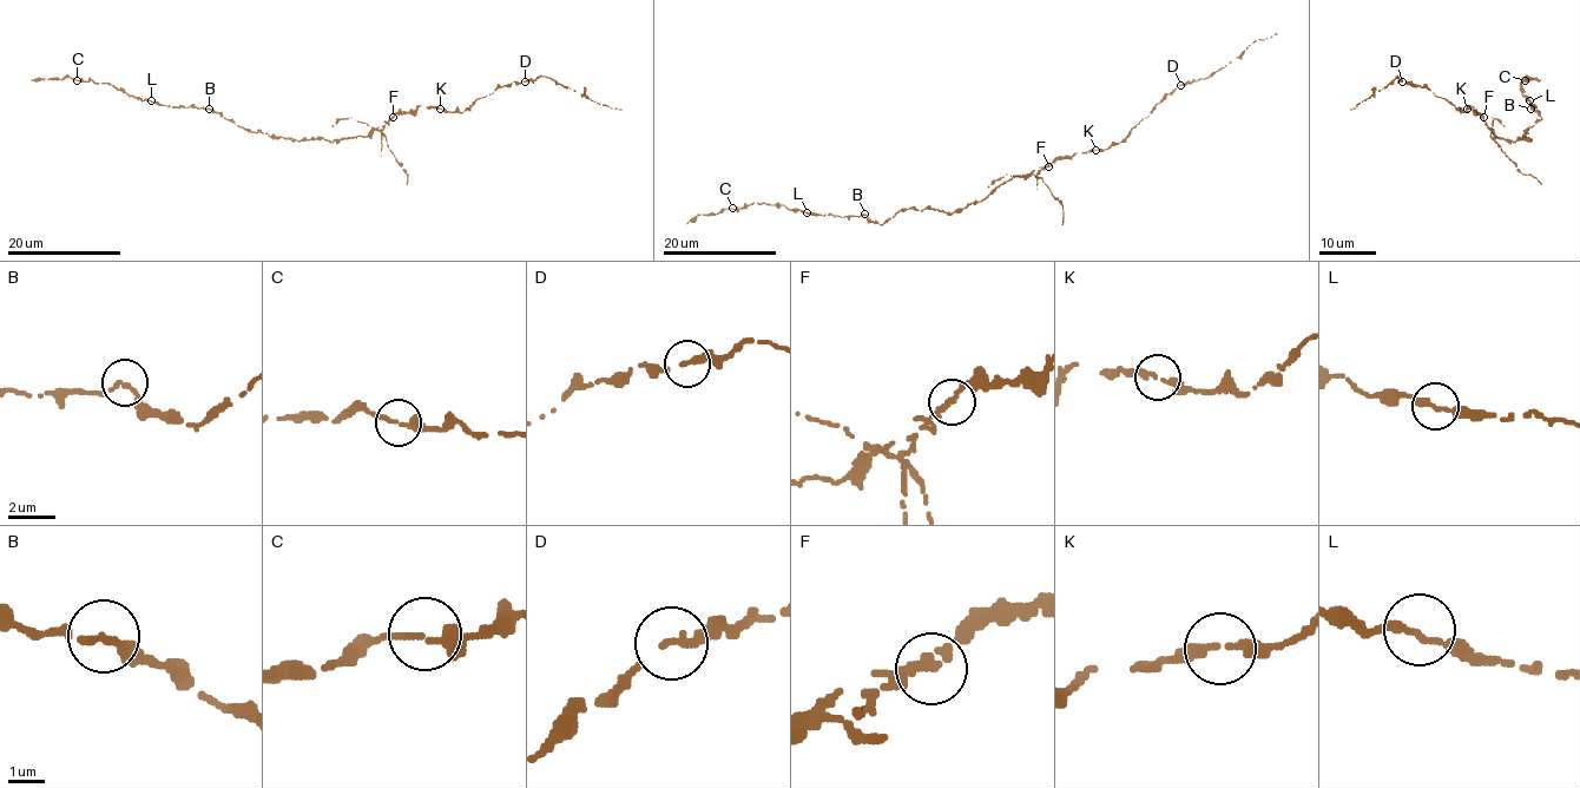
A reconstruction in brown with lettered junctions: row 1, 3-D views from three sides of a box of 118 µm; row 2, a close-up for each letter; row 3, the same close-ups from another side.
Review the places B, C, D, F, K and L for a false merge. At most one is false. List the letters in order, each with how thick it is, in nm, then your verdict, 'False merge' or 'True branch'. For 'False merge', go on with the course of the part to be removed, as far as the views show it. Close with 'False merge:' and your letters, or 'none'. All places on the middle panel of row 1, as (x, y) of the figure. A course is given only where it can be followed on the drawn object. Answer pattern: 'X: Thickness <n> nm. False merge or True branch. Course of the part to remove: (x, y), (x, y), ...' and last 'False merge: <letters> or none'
B: Thickness 220 nm. True branch
C: Thickness 220 nm. True branch
D: Thickness 220 nm. True branch
F: Thickness 200 nm. False merge. Course of the part to remove: (1048, 166), (1037, 176), (1062, 205), (1061, 224)
K: Thickness 240 nm. True branch
L: Thickness 240 nm. True branch
False merge: F

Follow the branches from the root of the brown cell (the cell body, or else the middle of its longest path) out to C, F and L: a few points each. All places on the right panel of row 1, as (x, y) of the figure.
C: (1501, 138), (1529, 140), (1525, 137), (1526, 130), (1541, 119), (1522, 94), (1519, 83), (1525, 80)
F: (1501, 138), (1494, 137), (1483, 117)
L: (1501, 138), (1531, 139), (1525, 132), (1541, 116), (1529, 100)

